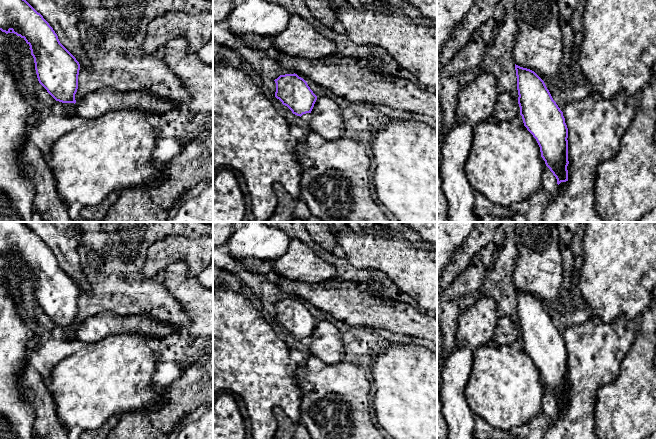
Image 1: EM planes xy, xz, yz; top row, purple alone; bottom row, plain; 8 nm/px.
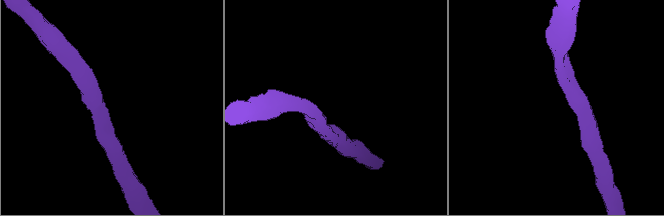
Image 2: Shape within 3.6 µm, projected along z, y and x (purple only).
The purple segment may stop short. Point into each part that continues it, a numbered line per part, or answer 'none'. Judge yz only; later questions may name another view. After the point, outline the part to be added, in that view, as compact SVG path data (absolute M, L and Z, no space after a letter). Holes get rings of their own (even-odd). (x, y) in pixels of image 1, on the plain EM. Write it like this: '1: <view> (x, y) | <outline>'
none

